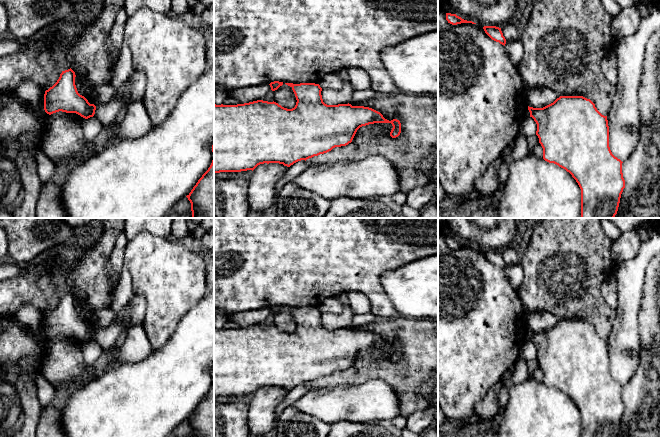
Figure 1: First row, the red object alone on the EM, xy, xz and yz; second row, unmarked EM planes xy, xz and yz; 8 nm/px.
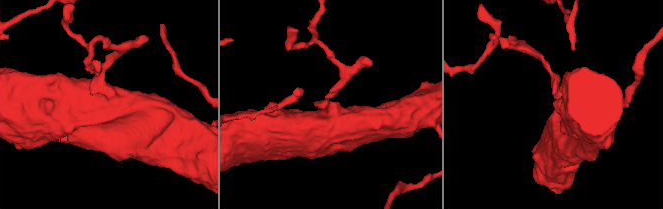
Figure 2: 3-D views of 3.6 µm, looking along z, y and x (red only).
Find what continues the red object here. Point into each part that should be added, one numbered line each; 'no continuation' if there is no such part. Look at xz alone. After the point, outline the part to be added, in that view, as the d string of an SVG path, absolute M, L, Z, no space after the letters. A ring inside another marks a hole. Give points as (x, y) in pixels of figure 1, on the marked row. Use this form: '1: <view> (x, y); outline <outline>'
no continuation

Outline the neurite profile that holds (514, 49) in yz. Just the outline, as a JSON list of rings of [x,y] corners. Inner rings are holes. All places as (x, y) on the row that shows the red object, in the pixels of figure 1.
[[[521,39],[516,41],[506,41],[505,50],[513,64],[516,66],[517,69],[519,69],[524,54]]]

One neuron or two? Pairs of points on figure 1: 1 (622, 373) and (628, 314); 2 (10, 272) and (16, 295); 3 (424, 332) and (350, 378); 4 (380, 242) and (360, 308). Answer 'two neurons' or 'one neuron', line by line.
1: one neuron
2: two neurons
3: one neuron
4: two neurons

